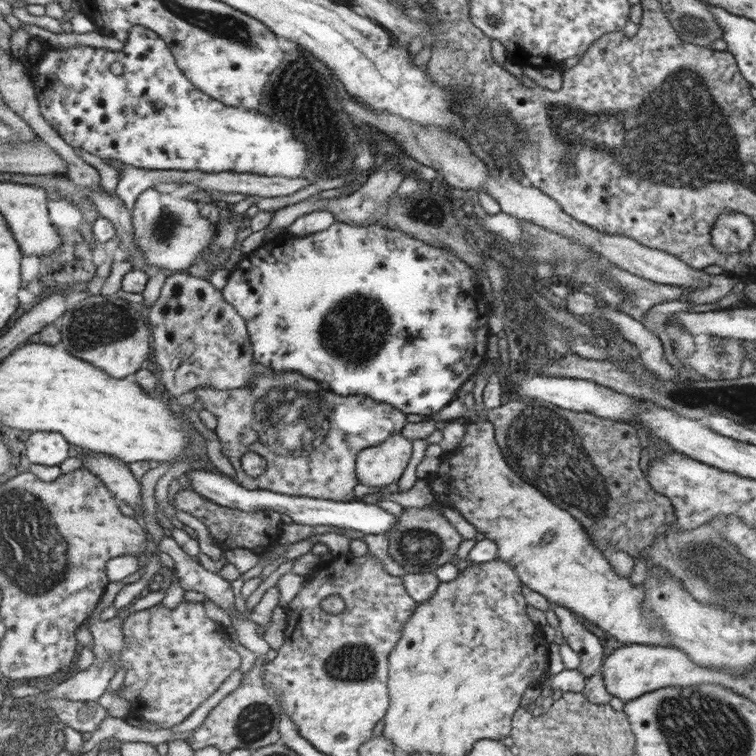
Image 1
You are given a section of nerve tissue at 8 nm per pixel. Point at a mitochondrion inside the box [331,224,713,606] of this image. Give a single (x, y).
(555, 458)

